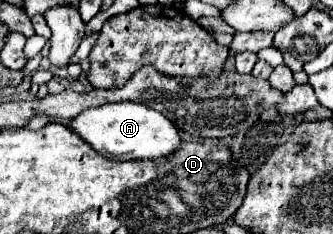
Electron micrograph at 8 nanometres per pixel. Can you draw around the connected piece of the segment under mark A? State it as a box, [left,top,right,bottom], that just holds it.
[70,102,180,160]

